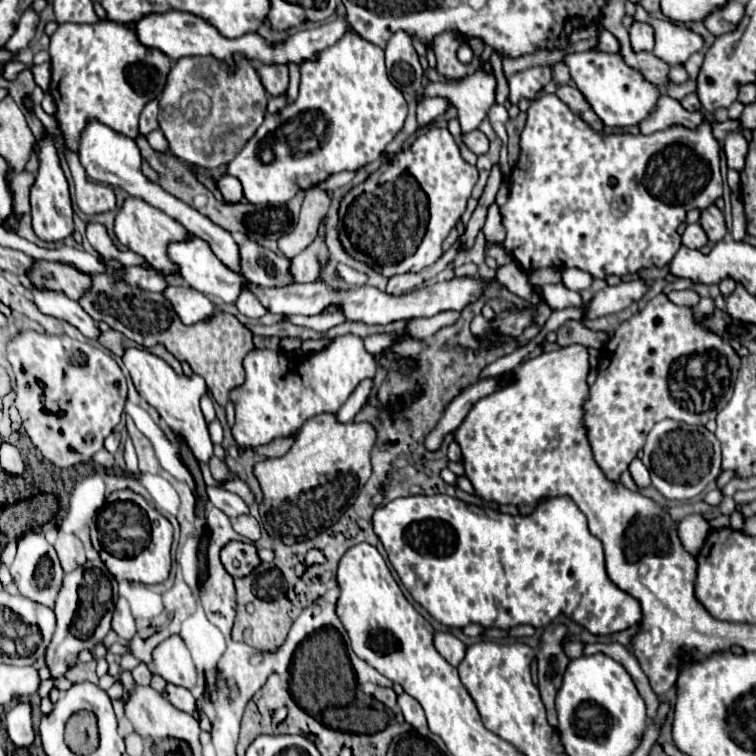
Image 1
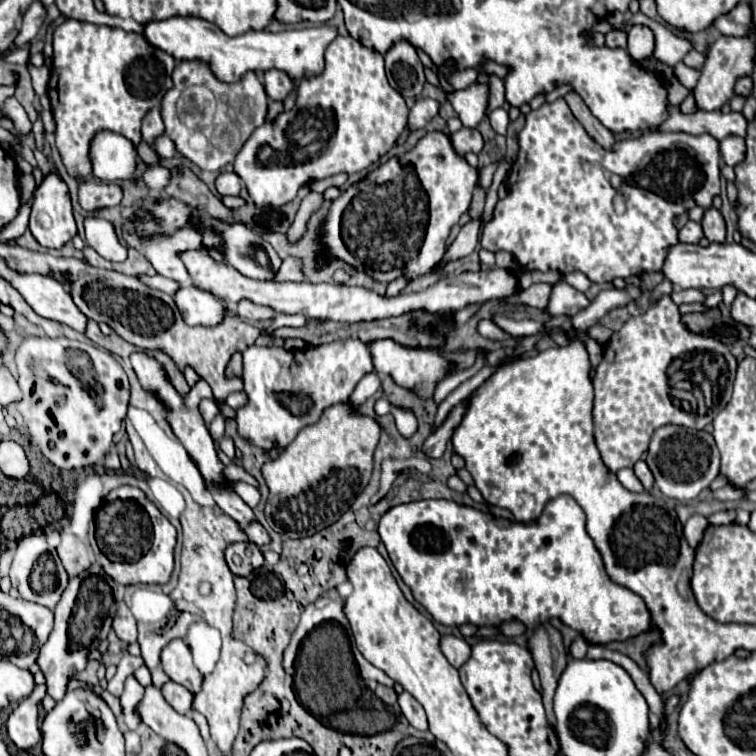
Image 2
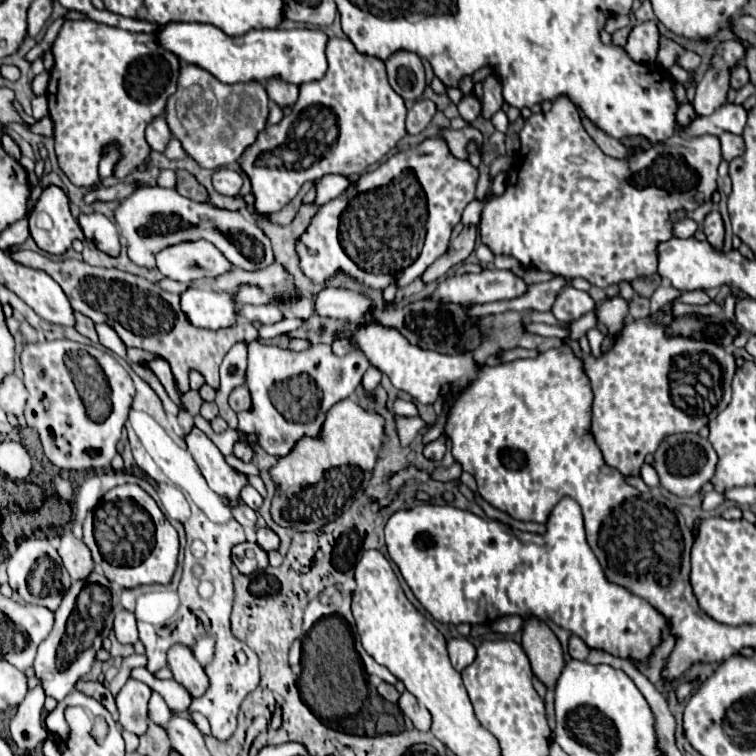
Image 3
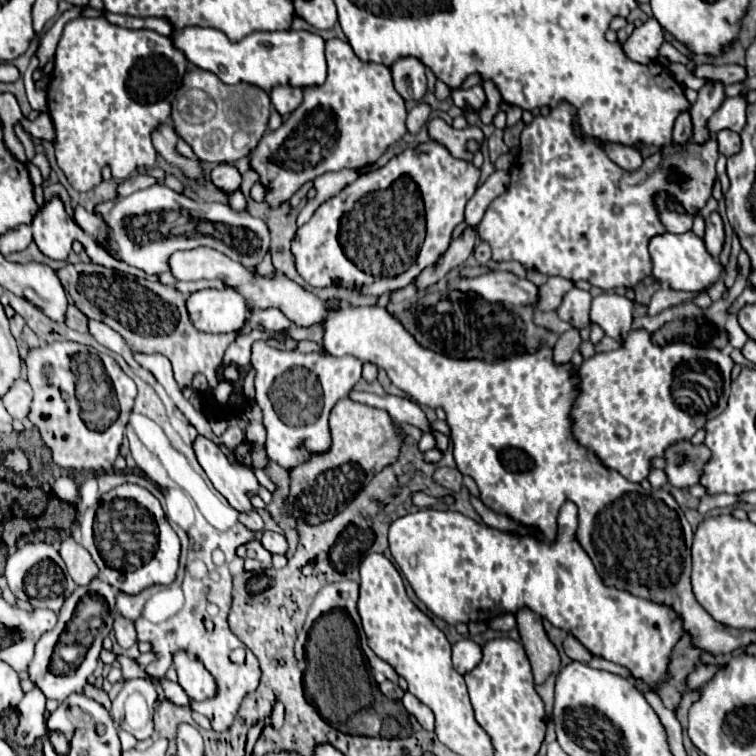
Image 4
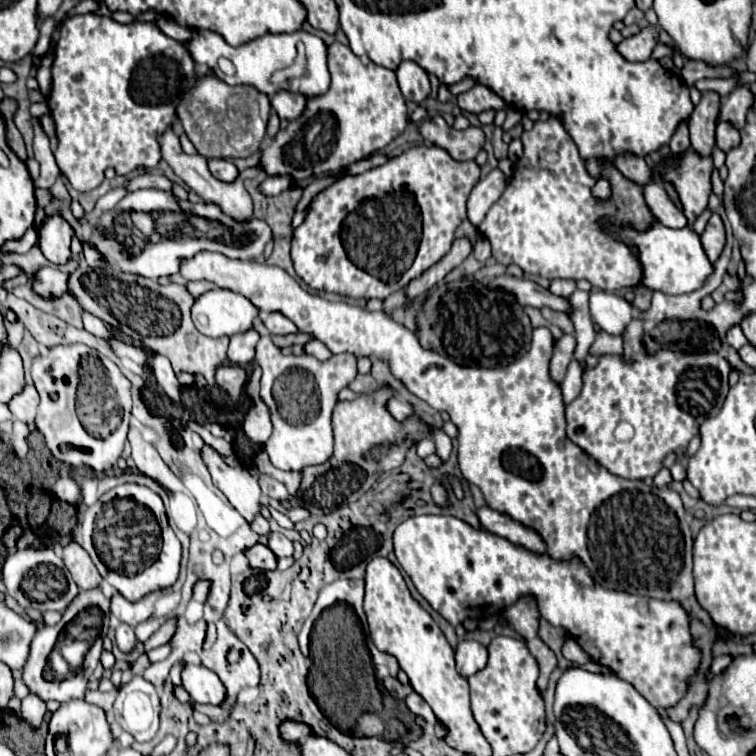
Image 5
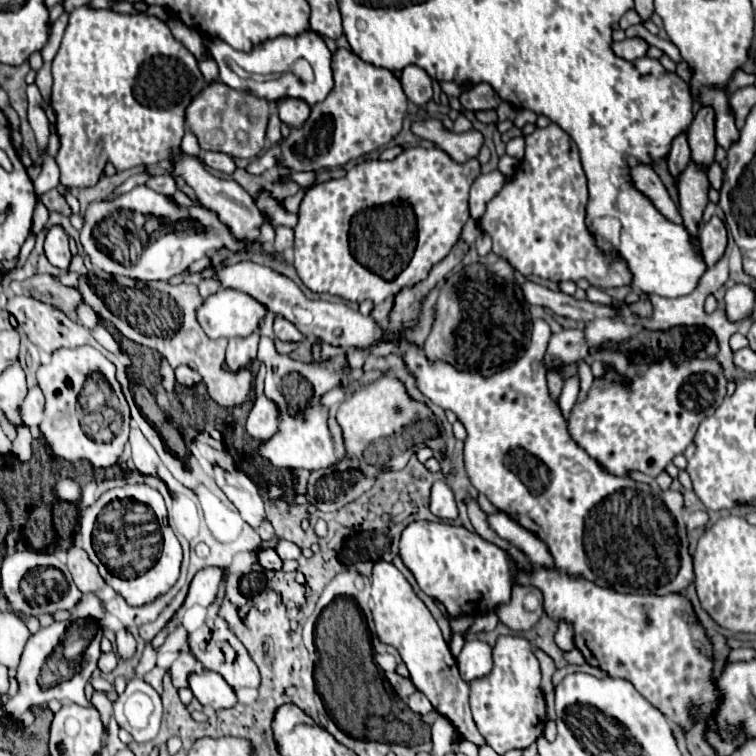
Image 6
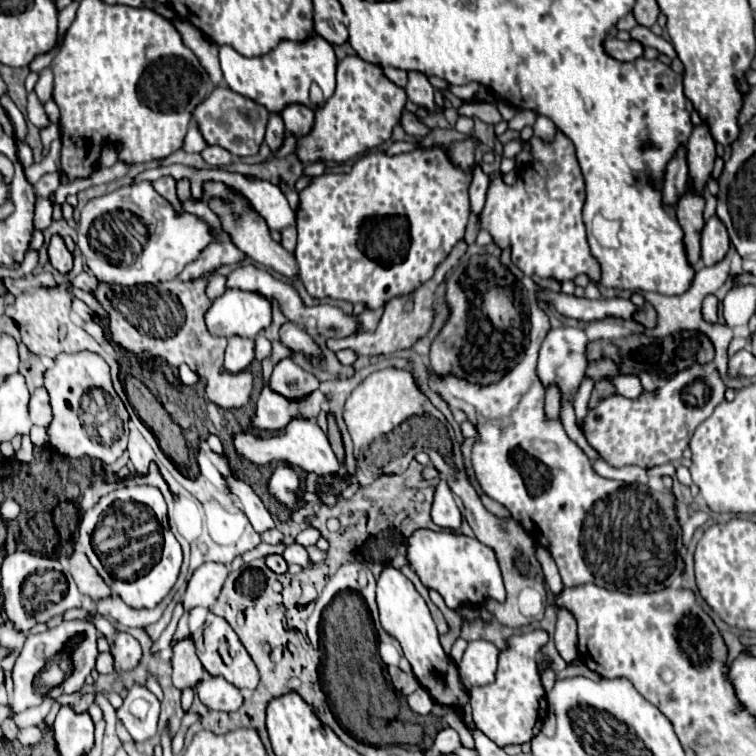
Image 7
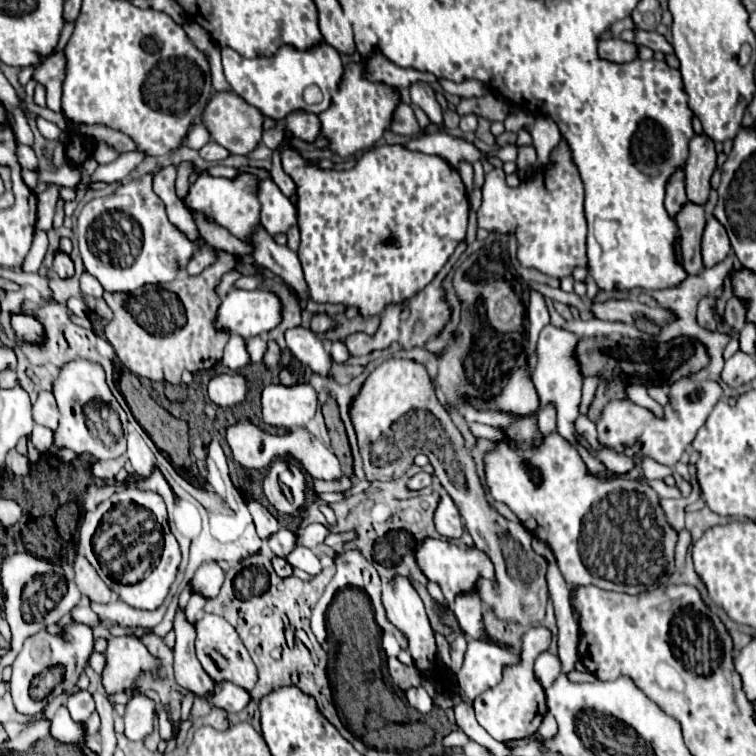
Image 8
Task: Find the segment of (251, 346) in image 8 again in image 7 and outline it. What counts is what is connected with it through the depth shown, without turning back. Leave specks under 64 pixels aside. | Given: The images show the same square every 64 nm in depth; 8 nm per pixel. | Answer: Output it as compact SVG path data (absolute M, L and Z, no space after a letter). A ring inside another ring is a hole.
M258 334L258 336L256 336L256 358L258 358L258 360L264 360L264 358L268 358L270 354L272 354L270 340L268 340L266 336Z

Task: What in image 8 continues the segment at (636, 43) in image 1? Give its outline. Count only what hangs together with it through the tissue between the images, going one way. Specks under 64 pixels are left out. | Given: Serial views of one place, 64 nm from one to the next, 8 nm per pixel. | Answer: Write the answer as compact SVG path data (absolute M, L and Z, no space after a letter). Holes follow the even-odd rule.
M604 38L598 44L598 52L602 58L620 64L620 62L632 62L638 56L638 46L628 44L620 38Z

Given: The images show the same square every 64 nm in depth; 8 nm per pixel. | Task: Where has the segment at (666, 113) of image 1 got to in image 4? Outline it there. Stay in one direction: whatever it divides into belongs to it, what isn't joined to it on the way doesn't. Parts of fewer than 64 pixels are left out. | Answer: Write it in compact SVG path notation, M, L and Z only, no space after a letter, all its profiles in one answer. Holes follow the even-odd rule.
M736 96L736 98L724 100L724 104L706 122L706 128L708 128L710 136L714 136L720 130L742 132L744 124L746 124L746 100L744 100L744 96Z

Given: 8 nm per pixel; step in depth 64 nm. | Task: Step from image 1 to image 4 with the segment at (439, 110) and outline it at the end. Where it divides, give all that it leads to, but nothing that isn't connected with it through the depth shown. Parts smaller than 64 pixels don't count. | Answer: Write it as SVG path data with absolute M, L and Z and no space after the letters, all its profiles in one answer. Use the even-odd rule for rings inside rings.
M418 102L410 112L408 112L408 120L406 120L406 128L410 134L418 134L422 126L428 124L432 114L432 108L426 102Z

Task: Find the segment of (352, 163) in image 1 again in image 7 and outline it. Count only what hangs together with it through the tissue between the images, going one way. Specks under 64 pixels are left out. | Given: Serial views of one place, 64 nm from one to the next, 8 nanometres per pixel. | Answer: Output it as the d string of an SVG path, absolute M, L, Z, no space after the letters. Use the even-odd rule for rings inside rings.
M346 56L336 68L336 90L316 110L312 130L306 136L296 138L296 156L302 164L314 162L346 162L358 154L384 144L394 126L400 124L400 116L406 106L404 88L390 82L380 66L362 62L358 56Z

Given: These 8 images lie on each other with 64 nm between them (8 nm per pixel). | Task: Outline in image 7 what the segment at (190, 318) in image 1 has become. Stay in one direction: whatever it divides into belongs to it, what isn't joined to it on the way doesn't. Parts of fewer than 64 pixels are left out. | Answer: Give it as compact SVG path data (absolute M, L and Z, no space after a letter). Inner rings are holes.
M228 288L204 314L212 336L254 338L272 320L272 306L260 294Z

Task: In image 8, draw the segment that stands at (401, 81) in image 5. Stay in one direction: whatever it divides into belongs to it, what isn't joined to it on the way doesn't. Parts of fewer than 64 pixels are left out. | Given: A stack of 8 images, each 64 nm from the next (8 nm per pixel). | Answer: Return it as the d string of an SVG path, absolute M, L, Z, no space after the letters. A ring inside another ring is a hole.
M414 82L410 86L410 96L416 106L420 106L434 124L442 124L442 110L434 98L434 90L426 82Z

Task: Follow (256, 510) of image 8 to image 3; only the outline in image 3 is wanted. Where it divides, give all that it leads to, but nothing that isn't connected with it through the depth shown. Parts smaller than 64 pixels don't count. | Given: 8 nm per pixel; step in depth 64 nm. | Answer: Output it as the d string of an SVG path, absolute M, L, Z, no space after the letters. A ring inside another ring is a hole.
M196 426L186 434L184 440L210 490L220 496L226 496L232 504L236 504L240 500L240 490L248 484L246 478L226 464L216 444Z

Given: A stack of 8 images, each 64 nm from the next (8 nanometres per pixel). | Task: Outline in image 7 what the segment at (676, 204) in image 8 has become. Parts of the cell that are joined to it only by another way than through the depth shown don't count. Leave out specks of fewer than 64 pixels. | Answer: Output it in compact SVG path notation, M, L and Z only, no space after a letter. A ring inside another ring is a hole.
M680 146L672 160L666 164L664 174L664 202L666 206L674 206L678 198L686 192L688 184L688 162L686 162L686 148Z

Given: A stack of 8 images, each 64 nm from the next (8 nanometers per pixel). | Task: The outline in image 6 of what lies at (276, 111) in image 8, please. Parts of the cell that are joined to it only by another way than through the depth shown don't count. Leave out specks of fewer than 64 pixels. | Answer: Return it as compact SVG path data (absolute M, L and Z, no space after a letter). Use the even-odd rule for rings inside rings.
M306 30L302 34L296 34L296 36L278 36L278 38L272 38L272 40L266 40L258 46L254 46L250 52L242 52L242 50L234 50L232 46L228 46L226 42L218 40L218 38L212 38L212 36L202 36L202 44L206 48L206 56L216 60L218 64L218 70L220 70L220 80L224 84L228 84L230 88L236 88L236 90L254 90L254 94L258 94L258 98L266 98L268 102L276 102L278 98L302 98L306 100L310 106L314 106L314 102L322 102L328 92L332 90L334 86L334 80L332 80L332 70L330 70L330 58L332 58L332 52L328 50L326 42L322 40L322 36L318 36L316 32L312 30ZM298 58L306 58L314 70L314 80L312 82L304 82L300 80L298 76L294 74L286 74L286 68L292 66ZM224 60L234 60L240 68L242 68L242 76L234 74ZM274 72L282 72L282 78L280 80L266 80L268 74L274 74Z

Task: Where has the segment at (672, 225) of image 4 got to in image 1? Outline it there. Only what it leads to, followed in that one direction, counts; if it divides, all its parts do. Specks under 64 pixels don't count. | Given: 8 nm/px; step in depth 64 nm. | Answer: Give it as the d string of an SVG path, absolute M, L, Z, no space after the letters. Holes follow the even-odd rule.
M690 224L690 226L686 226L686 230L682 234L682 244L692 250L700 250L702 246L708 244L708 236L704 234L700 224Z

